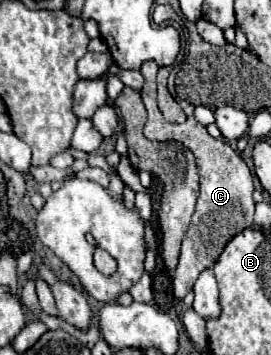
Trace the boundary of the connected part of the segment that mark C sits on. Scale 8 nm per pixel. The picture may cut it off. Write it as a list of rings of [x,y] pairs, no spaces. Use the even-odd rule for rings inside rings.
[[[144,63],[140,67],[140,73],[144,75],[146,83],[142,89],[142,101],[148,109],[148,123],[144,127],[144,135],[150,141],[178,141],[184,145],[188,151],[194,153],[196,165],[198,165],[198,175],[200,175],[200,197],[196,203],[196,211],[190,223],[190,229],[184,235],[182,241],[182,255],[180,263],[174,271],[172,277],[172,287],[174,287],[174,297],[182,299],[186,293],[192,291],[194,279],[198,277],[198,271],[212,269],[214,263],[218,261],[218,255],[224,251],[226,243],[238,235],[238,231],[244,231],[246,227],[252,227],[252,217],[254,217],[254,201],[252,201],[252,173],[248,165],[242,161],[242,157],[224,141],[224,139],[214,139],[208,135],[206,127],[198,125],[194,121],[194,106],[188,109],[188,119],[178,125],[170,125],[164,121],[158,105],[156,105],[156,63]]]

